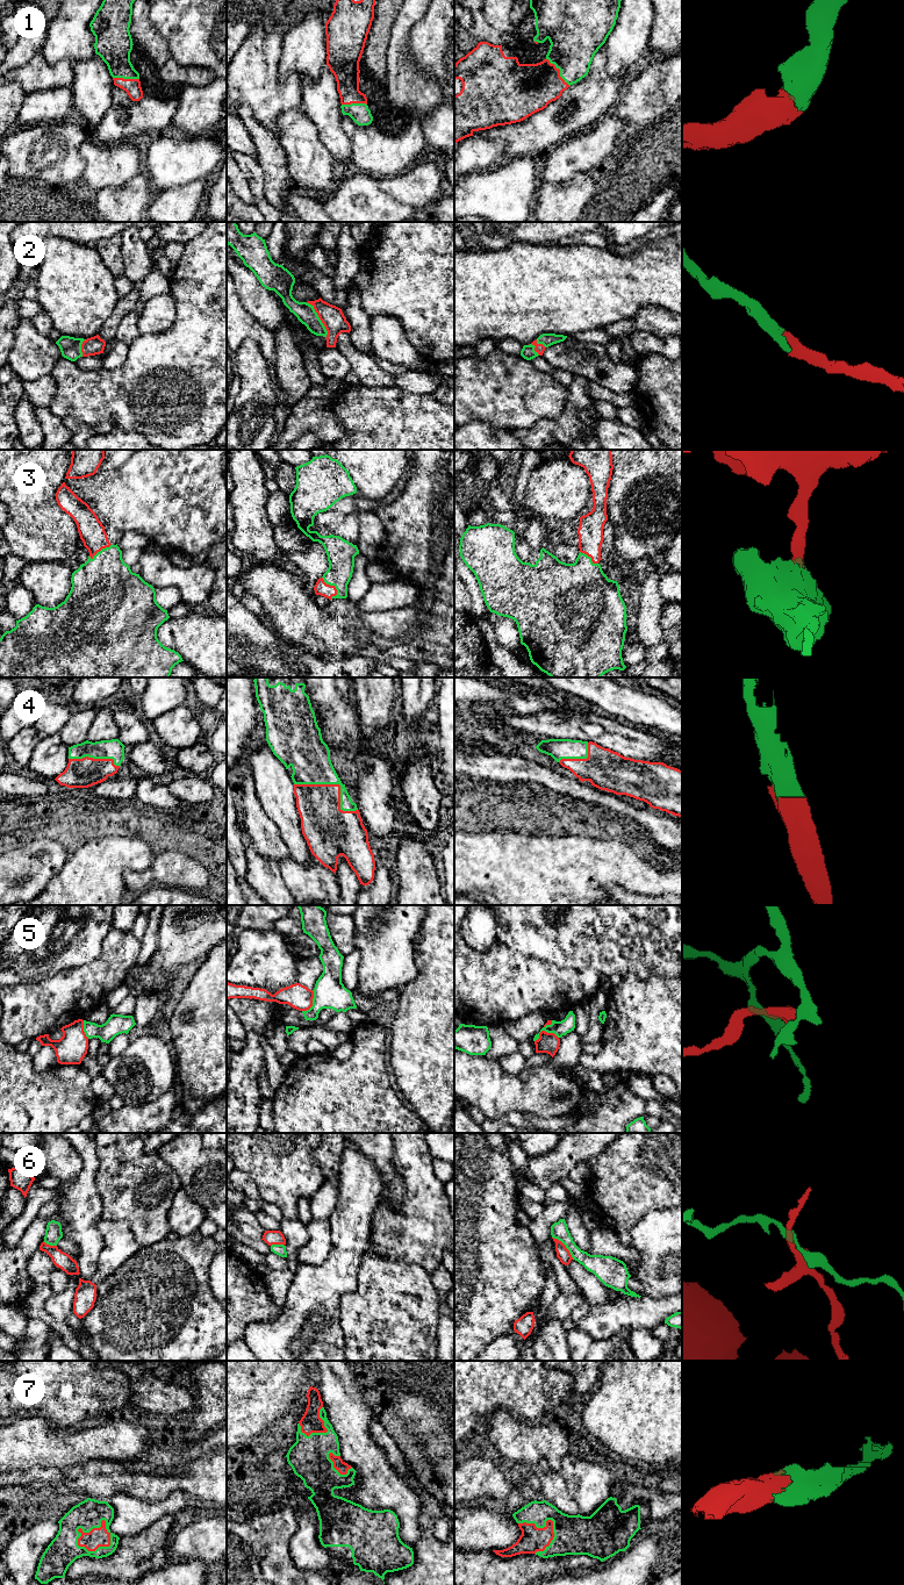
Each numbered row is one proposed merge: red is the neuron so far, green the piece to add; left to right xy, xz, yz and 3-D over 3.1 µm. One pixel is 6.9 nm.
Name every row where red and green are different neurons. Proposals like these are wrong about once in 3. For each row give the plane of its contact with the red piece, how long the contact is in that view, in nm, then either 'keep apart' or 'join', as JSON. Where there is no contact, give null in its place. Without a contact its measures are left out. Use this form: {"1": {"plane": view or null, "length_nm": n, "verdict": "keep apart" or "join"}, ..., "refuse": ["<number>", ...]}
{"1": {"plane": "yz", "length_nm": 260, "verdict": "join"}, "2": {"plane": "xz", "length_nm": 280, "verdict": "join"}, "3": {"plane": "xz", "length_nm": 170, "verdict": "join"}, "4": {"plane": "xz", "length_nm": 480, "verdict": "join"}, "5": {"plane": "yz", "length_nm": 170, "verdict": "keep apart"}, "6": {"plane": "yz", "length_nm": 220, "verdict": "keep apart"}, "7": {"plane": "xy", "length_nm": 260, "verdict": "join"}, "refuse": ["5", "6"]}

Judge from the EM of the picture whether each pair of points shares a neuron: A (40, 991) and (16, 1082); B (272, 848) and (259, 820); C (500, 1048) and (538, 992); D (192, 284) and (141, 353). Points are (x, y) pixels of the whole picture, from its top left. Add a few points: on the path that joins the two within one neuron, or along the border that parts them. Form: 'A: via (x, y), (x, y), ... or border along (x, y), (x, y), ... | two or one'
A: border along (12, 1044), (14, 1046) | two
B: via (267, 841), (260, 827) | one
C: border along (502, 1024), (488, 1027) | two
D: via (192, 305), (192, 318), (162, 349) | one

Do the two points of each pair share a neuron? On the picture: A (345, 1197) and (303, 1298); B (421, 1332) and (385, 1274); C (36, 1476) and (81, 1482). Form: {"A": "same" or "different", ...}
{"A": "same", "B": "same", "C": "same"}

